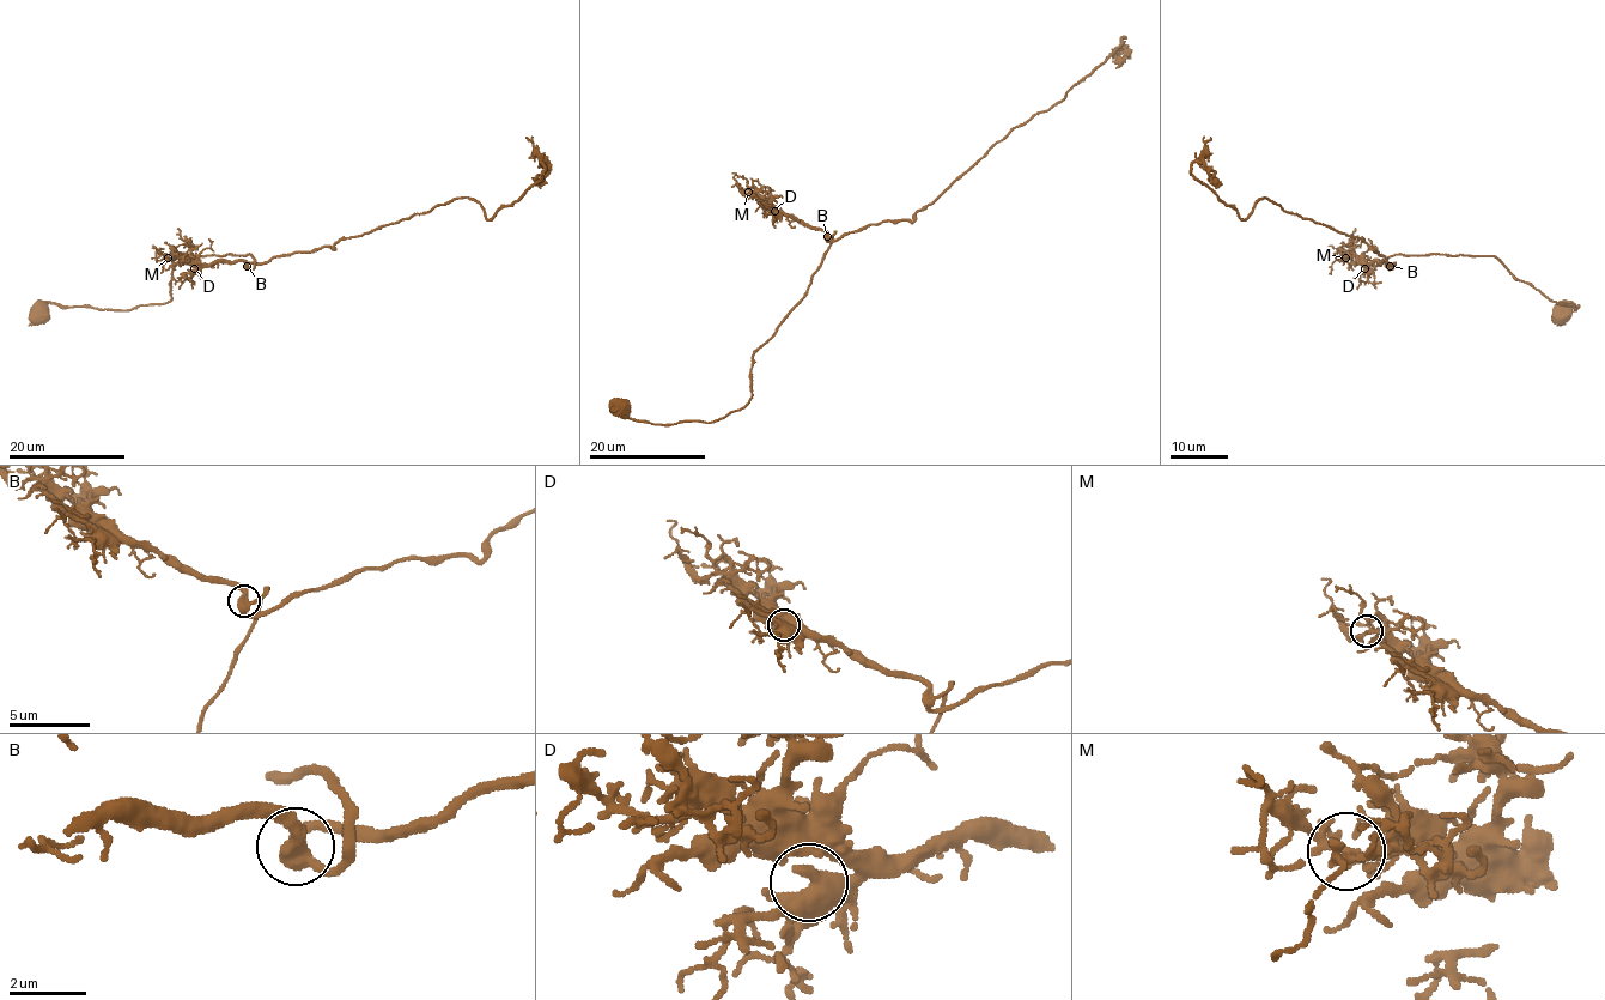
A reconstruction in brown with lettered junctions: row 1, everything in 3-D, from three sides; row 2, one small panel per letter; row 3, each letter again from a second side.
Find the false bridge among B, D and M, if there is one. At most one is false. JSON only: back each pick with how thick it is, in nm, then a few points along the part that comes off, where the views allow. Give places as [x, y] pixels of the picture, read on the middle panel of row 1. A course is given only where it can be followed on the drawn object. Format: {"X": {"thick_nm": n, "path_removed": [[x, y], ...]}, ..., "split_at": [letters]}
{"split_at": []}

